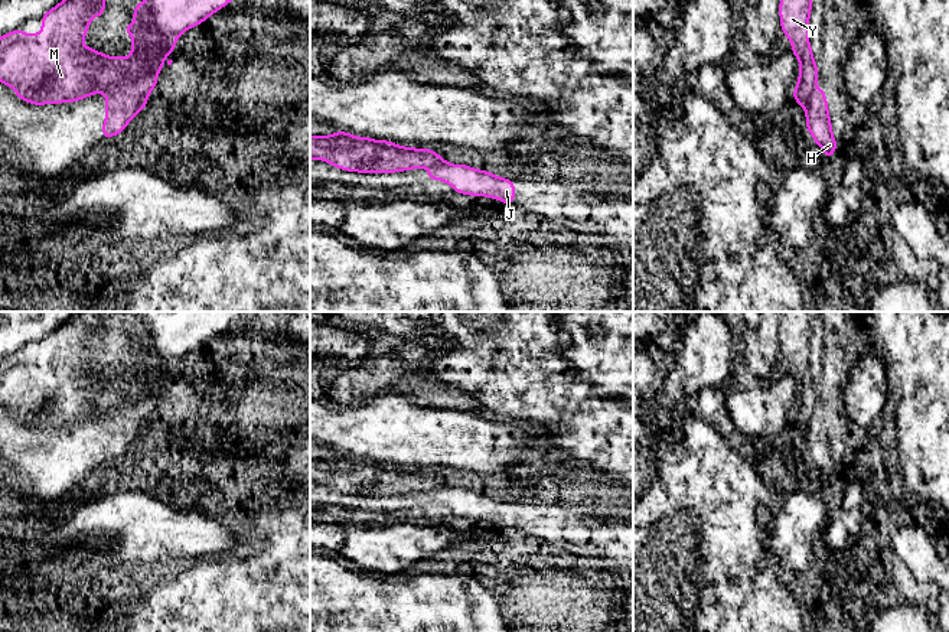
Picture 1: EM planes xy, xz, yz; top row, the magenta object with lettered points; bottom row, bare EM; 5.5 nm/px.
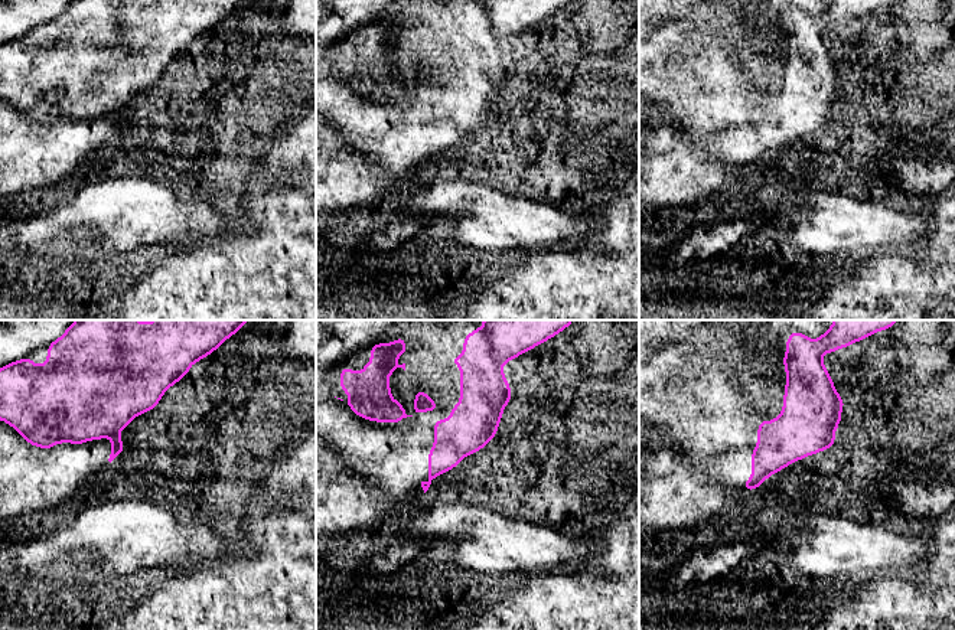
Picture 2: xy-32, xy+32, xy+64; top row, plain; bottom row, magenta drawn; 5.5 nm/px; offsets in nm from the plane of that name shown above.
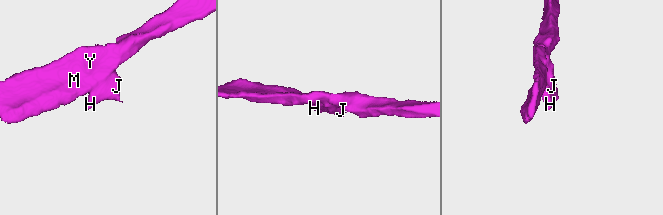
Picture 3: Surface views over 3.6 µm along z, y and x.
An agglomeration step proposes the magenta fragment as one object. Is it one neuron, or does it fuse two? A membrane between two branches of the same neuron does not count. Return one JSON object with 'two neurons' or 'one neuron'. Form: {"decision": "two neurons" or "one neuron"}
{"decision": "two neurons"}

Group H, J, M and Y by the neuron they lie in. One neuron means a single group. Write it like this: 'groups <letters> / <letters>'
groups H J / M Y

